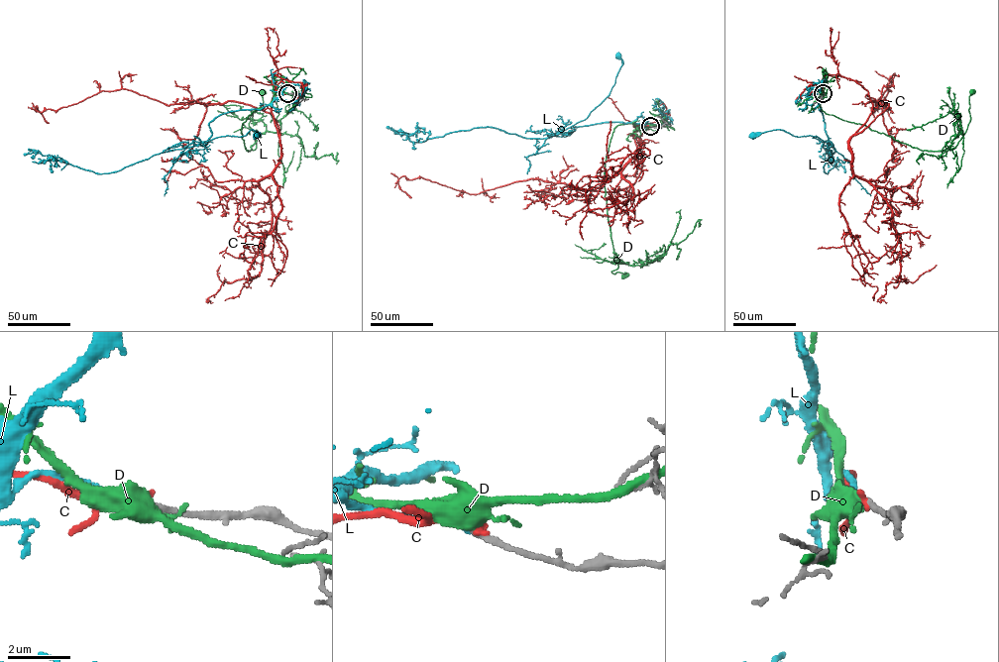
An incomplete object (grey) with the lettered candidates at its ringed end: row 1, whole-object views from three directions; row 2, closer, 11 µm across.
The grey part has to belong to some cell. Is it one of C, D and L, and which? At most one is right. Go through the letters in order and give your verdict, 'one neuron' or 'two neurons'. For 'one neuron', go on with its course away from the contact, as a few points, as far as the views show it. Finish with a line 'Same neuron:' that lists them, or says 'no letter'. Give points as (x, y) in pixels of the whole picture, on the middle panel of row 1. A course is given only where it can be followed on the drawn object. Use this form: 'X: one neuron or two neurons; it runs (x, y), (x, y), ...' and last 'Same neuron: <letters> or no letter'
C: two neurons
D: two neurons
L: one neuron; it runs (650, 126), (602, 122), (574, 127), (567, 136), (562, 134), (586, 119), (609, 94), (622, 63), (618, 55)
Same neuron: L

